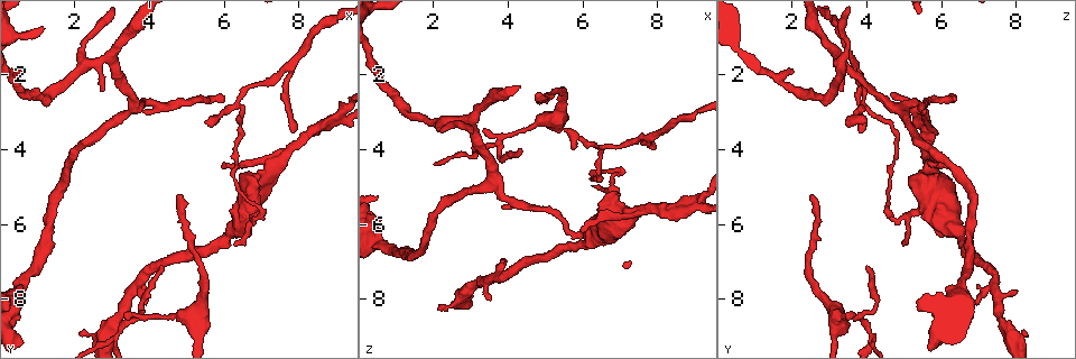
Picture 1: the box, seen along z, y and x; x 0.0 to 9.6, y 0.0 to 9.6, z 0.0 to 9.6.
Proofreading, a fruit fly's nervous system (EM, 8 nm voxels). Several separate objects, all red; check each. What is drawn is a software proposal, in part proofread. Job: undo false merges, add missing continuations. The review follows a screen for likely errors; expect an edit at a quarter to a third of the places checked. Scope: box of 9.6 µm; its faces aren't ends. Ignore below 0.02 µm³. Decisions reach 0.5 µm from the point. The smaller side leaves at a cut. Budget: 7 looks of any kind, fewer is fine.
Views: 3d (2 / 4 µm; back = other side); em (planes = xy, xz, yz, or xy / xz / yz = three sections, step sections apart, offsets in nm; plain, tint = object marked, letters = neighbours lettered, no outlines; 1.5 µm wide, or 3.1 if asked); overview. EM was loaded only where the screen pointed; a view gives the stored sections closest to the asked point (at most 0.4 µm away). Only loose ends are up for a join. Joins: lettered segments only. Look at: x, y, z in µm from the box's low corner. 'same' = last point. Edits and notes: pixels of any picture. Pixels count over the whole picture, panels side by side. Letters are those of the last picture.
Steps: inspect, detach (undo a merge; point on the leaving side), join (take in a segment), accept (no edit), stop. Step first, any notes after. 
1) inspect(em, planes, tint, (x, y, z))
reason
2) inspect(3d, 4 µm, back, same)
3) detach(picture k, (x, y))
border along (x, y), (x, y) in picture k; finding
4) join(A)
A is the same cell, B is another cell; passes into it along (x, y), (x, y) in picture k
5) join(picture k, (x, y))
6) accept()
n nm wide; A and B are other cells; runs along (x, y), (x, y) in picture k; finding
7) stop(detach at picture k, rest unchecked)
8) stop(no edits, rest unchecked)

inspect(em, xz, step 4, letters, (5.95, 2.60, 6.35))
end of a long branch

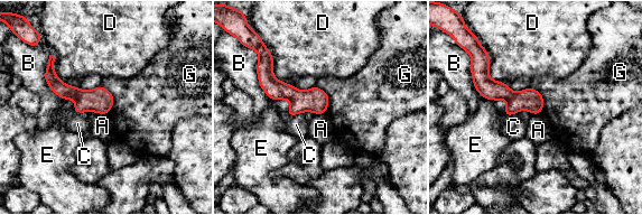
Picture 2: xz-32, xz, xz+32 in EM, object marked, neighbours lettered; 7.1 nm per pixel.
inspect(em, planes, letters, same)

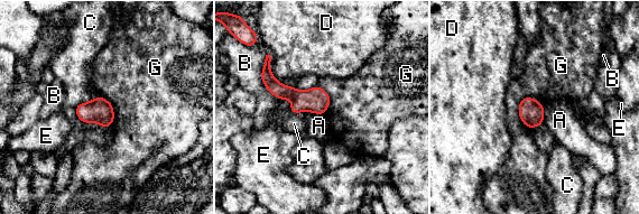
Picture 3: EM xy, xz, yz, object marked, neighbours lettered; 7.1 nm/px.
accept()
A, B, C, D, E and G are other cells; runs along (265, 73), (280, 91), (325, 105) in picture 3; no lettered segment goes on from it

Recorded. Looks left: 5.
inspect(3d, 4 µm, (6.00, 4.50, 6.20))
branch stops here

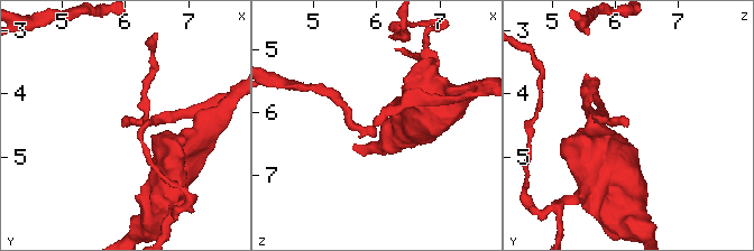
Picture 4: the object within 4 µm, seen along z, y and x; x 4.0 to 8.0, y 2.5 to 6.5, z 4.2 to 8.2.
inspect(em, xz, step 4, tint, (5.95, 4.45, 6.20))
now the EM

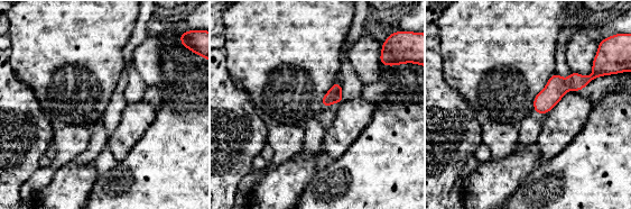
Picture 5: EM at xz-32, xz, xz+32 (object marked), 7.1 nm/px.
inspect(em, planes, letters, same)
cut it another way

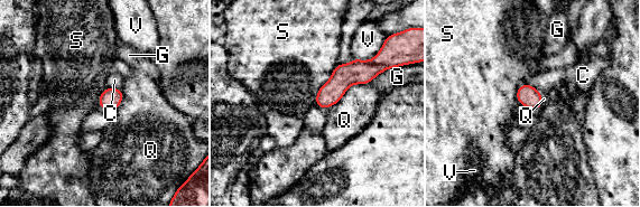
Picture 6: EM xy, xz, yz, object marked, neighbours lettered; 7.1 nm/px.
accept()
C, G, Q, S and V are other cells; border along (339, 64), (318, 90), (315, 104) in picture 6; no lettered segment goes on from it

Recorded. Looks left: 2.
inspect(em, xz, step 4, letters, (3.35, 8.40, 3.55))
branch stops here

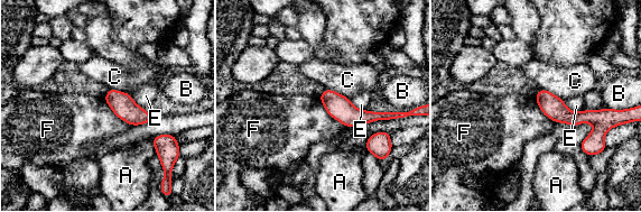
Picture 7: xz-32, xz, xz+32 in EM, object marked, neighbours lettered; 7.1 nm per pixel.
inspect(em, planes, letters, same)
another direction

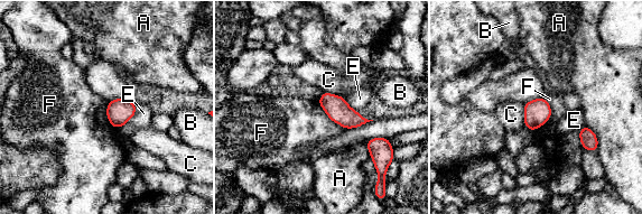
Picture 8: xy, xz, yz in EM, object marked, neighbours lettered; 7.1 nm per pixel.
accept()
A, B, C, E and F are other cells; none of them fits

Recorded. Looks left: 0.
stop(no edits, rest unchecked)

